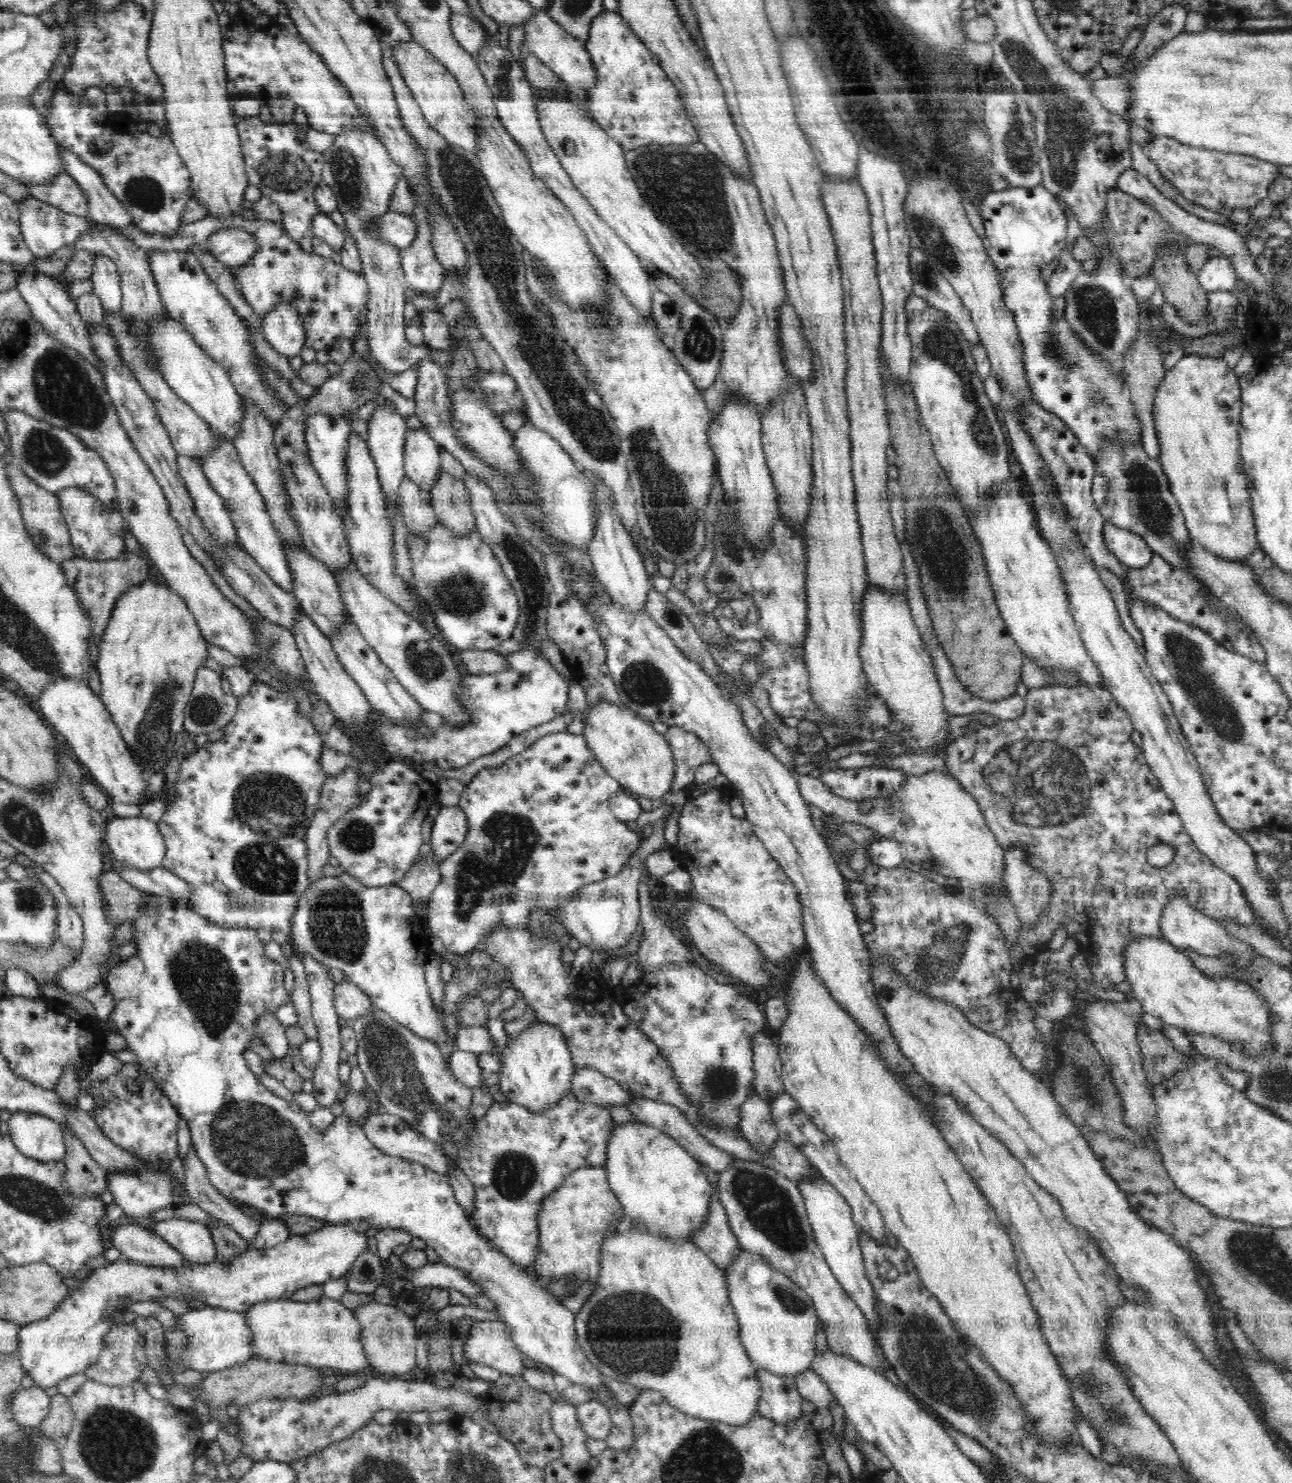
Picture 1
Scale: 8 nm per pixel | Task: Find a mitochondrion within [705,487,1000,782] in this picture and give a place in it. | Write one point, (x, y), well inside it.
(943, 555)

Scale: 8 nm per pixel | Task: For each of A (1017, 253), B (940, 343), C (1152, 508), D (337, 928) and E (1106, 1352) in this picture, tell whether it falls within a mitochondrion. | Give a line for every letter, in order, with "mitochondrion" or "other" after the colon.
A: other
B: mitochondrion
C: mitochondrion
D: mitochondrion
E: other

